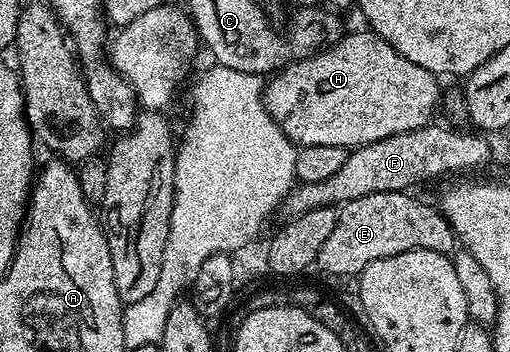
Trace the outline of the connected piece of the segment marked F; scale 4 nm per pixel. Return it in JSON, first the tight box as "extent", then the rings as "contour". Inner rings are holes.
{"extent":[284,123,490,217],"contour":[[[431,123],[416,131],[404,131],[376,143],[357,146],[353,151],[347,152],[344,167],[340,167],[340,171],[336,171],[332,179],[324,179],[324,183],[295,184],[285,199],[284,209],[287,209],[290,217],[298,217],[316,207],[341,207],[364,195],[410,191],[417,181],[430,181],[433,177],[444,176],[445,173],[454,173],[460,169],[478,169],[489,163],[490,145],[481,132],[461,133],[458,129],[449,129],[446,125],[438,124]]]}

